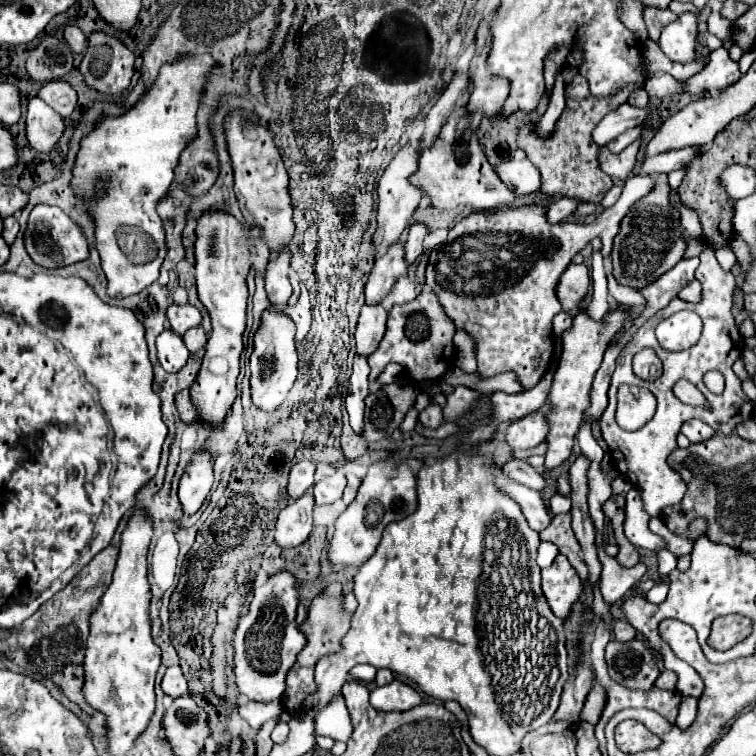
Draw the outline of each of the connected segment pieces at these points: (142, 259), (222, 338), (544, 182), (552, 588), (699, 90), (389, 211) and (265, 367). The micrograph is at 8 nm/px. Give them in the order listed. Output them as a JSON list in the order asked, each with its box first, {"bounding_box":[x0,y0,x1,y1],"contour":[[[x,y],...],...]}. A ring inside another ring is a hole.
[{"bounding_box":[73,54,215,298],"contour":[[[209,54],[187,56],[181,58],[177,64],[165,64],[155,84],[149,88],[149,92],[145,92],[145,96],[141,96],[135,108],[131,108],[123,116],[99,120],[97,128],[81,140],[81,150],[73,168],[73,188],[77,196],[87,202],[87,208],[95,220],[95,244],[101,256],[103,272],[109,280],[107,294],[113,298],[137,294],[159,278],[159,266],[165,258],[165,234],[155,206],[157,200],[167,194],[167,188],[173,180],[173,168],[181,150],[197,134],[197,102],[203,82],[213,66],[215,62]]]},{"bounding_box":[191,208,251,426],"contour":[[[209,208],[201,214],[195,228],[195,278],[197,278],[197,290],[199,300],[209,310],[213,330],[209,334],[203,364],[199,370],[199,376],[191,388],[191,400],[197,406],[199,416],[205,420],[205,424],[215,426],[231,408],[237,392],[235,392],[235,380],[239,374],[239,354],[243,350],[243,332],[245,332],[245,308],[247,308],[247,272],[251,268],[251,254],[247,248],[247,226],[237,220],[233,214],[225,212],[223,208]]]},{"bounding_box":[517,74,637,202],"contour":[[[577,74],[567,86],[565,86],[565,112],[557,120],[557,128],[553,130],[551,138],[541,140],[535,134],[537,124],[529,122],[525,124],[525,132],[519,132],[517,144],[525,150],[527,158],[533,162],[533,166],[541,172],[541,192],[547,196],[569,196],[569,198],[580,198],[585,202],[599,202],[601,194],[613,186],[611,178],[601,172],[597,162],[599,146],[593,142],[591,132],[593,128],[603,120],[605,114],[619,108],[619,104],[625,104],[629,94],[637,90],[637,84],[629,84],[629,88],[621,88],[621,92],[615,92],[613,96],[593,96],[587,88],[587,80]],[[577,168],[577,184],[575,184],[575,170]]]},{"bounding_box":[541,554,583,620],"contour":[[[559,554],[549,568],[541,570],[541,590],[545,592],[551,612],[567,620],[573,612],[573,604],[583,592],[583,584],[567,558]]]},{"bounding_box":[687,48,741,96],"contour":[[[717,48],[711,52],[707,66],[699,74],[687,80],[687,92],[693,96],[699,96],[709,90],[723,90],[733,82],[737,82],[739,78],[741,78],[741,72],[737,62],[729,58],[729,52],[725,48]]]},{"bounding_box":[373,140,423,256],"contour":[[[419,140],[405,144],[395,154],[395,158],[385,168],[385,172],[383,172],[381,180],[379,180],[379,190],[377,190],[379,192],[379,204],[377,204],[377,222],[379,222],[379,226],[377,226],[375,236],[373,236],[373,244],[375,244],[377,256],[385,254],[387,248],[401,238],[401,234],[405,232],[405,228],[409,228],[413,210],[417,208],[417,204],[419,204],[421,196],[423,196],[421,188],[415,188],[415,184],[409,180],[409,176],[413,176],[413,172],[417,172],[419,152],[421,152],[421,142]]]},{"bounding_box":[251,308,297,412],"contour":[[[267,308],[261,316],[261,326],[253,336],[251,354],[251,394],[253,402],[265,410],[273,412],[285,402],[295,378],[297,378],[297,352],[295,352],[295,322],[281,308]]]}]

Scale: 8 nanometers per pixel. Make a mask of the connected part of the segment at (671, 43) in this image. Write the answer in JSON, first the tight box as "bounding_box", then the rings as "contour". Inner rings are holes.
{"bounding_box":[659,12,697,64],"contour":[[[683,12],[677,16],[675,22],[663,28],[659,46],[669,60],[687,64],[695,60],[695,40],[697,40],[697,16],[693,12]]]}

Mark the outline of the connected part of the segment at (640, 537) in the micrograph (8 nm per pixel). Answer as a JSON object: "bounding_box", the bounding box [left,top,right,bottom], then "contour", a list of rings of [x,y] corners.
{"bounding_box":[623,486,665,550],"contour":[[[633,486],[627,492],[627,496],[625,496],[625,524],[623,524],[623,532],[625,532],[627,540],[631,544],[635,544],[635,546],[649,548],[649,550],[665,548],[665,542],[647,528],[649,520],[651,520],[651,516],[643,508],[641,492],[637,492],[637,488]]]}

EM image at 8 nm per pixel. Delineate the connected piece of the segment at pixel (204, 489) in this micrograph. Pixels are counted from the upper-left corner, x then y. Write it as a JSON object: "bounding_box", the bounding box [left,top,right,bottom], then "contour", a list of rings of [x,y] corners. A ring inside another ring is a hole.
{"bounding_box":[179,450,215,514],"contour":[[[197,450],[185,466],[179,484],[179,500],[185,514],[195,514],[201,508],[205,496],[213,486],[213,474],[215,470],[211,454],[207,450]]]}

